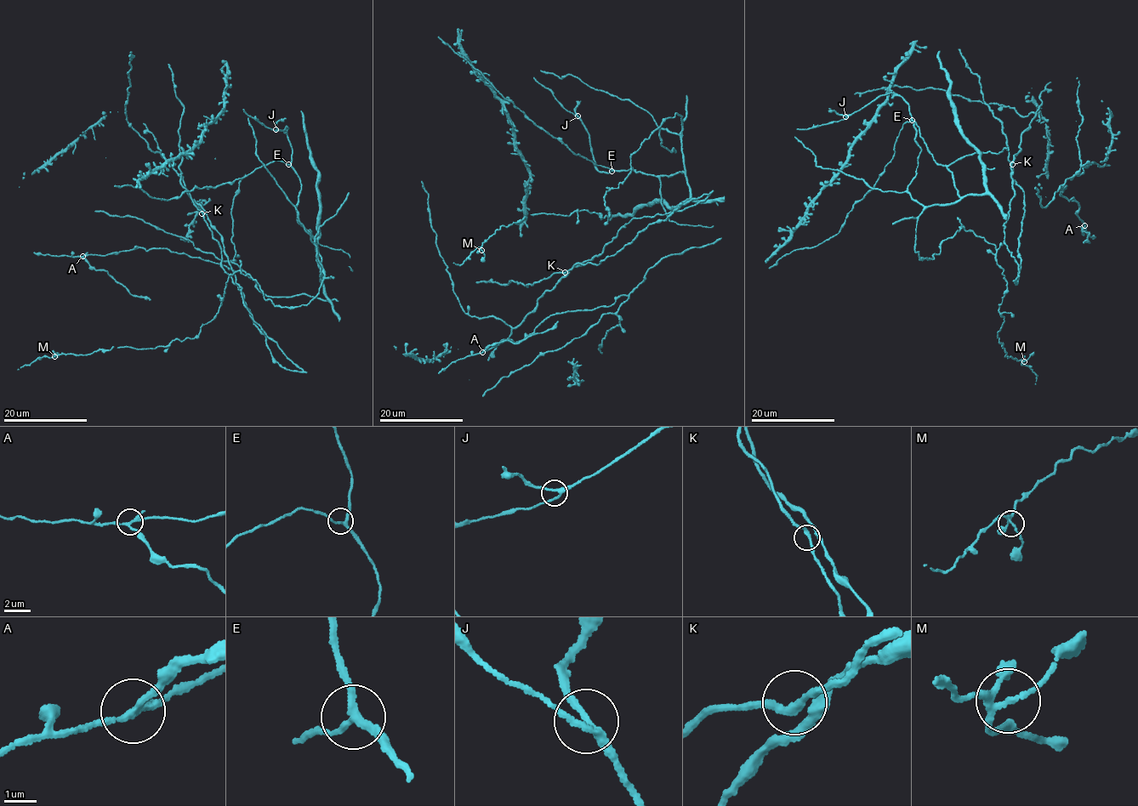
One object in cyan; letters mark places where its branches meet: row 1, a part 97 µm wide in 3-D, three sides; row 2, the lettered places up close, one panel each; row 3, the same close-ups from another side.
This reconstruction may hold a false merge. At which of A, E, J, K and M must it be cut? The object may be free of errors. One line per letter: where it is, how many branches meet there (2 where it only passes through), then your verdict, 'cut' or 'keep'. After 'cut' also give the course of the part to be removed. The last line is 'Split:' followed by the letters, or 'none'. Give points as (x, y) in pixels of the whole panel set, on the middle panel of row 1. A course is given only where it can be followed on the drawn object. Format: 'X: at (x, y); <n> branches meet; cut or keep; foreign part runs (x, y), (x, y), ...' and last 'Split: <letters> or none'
A: at (482, 352); 4 branches meet; cut; foreign part runs (482, 352), (495, 343), (510, 340), (516, 343), (533, 334), (543, 333), (559, 320)
E: at (611, 171); 3 branches meet; keep
J: at (577, 116); 3 branches meet; keep
K: at (565, 272); 4 branches meet; keep
M: at (481, 250); 4 branches meet; keep
Split: A

